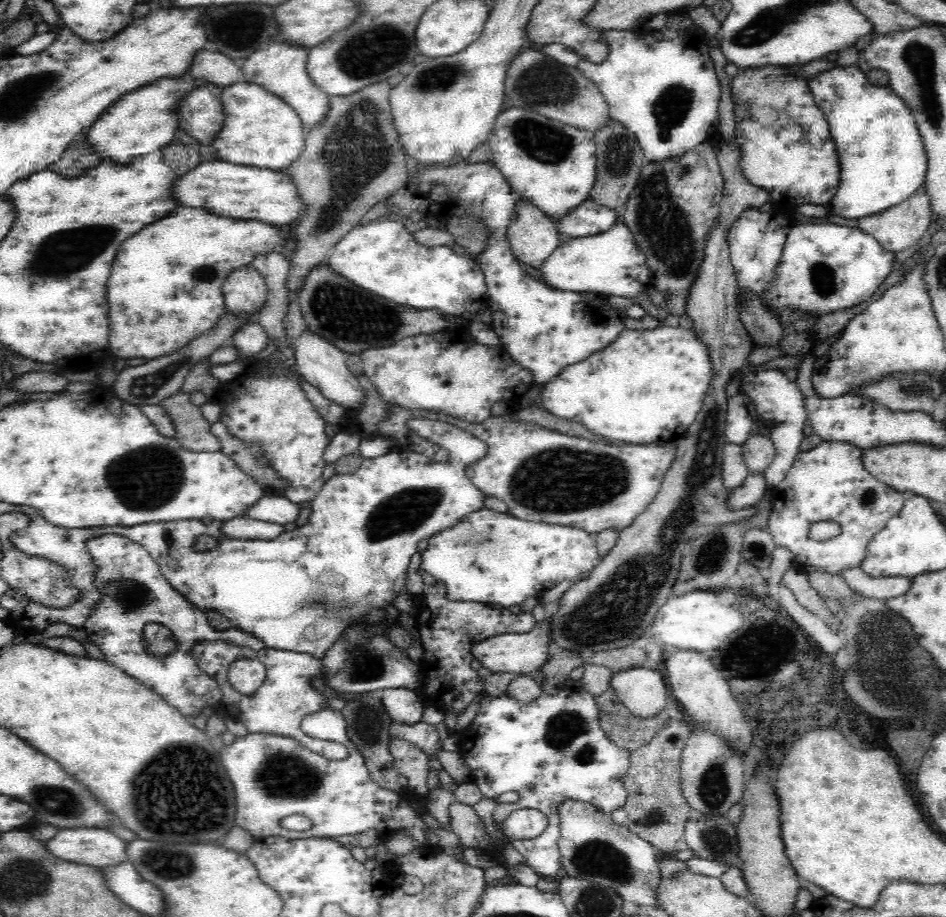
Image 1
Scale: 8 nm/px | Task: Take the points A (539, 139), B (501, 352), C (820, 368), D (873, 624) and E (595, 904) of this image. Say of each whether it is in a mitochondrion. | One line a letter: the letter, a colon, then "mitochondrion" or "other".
A: mitochondrion
B: other
C: other
D: mitochondrion
E: mitochondrion

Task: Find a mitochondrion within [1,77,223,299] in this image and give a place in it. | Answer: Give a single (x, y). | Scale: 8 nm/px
(66, 253)

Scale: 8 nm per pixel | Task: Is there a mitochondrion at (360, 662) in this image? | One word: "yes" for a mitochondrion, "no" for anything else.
yes

